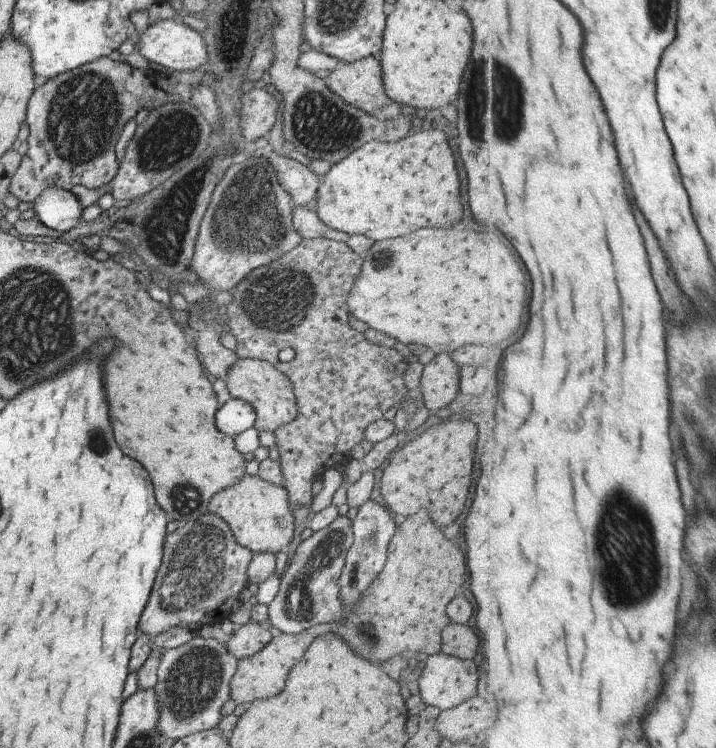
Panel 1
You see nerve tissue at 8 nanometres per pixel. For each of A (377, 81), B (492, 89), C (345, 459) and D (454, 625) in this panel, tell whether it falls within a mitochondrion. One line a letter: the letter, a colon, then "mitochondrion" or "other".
A: other
B: mitochondrion
C: other
D: other

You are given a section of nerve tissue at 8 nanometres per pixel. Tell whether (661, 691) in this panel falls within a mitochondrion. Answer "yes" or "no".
no

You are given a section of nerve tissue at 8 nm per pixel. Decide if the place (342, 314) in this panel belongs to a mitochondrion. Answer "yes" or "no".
no

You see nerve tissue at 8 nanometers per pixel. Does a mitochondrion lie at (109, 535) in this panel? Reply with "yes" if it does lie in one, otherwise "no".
no

